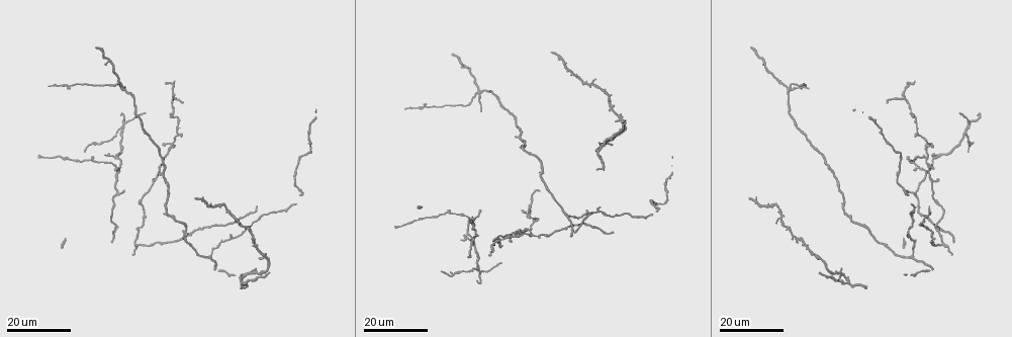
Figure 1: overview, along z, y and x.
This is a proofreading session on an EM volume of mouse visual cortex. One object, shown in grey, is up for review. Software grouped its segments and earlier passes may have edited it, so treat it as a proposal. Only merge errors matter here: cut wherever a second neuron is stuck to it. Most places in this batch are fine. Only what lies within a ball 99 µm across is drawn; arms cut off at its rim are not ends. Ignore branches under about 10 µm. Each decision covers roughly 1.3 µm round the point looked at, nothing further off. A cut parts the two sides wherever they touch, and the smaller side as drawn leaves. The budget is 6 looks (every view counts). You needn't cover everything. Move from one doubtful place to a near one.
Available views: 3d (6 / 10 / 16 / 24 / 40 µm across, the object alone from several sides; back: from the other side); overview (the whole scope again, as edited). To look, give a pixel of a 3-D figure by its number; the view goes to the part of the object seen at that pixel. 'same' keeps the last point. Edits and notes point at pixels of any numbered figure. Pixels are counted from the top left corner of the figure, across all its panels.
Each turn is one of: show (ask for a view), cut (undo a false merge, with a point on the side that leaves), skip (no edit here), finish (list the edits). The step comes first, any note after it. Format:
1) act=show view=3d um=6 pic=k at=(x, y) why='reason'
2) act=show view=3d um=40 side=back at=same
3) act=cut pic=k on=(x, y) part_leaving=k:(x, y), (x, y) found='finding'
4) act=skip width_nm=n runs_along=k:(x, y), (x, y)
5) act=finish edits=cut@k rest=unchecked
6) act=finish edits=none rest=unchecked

act=show view=3d um=16 pic=1 at=(231, 237) why='three arms meet'

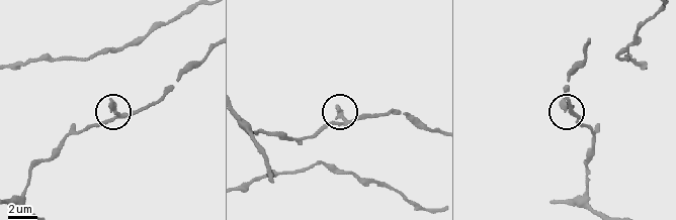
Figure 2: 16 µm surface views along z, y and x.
act=show view=3d um=10 pic=2 at=(348, 123)

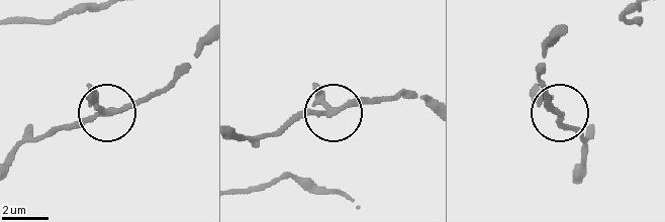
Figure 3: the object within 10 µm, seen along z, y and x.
act=skip runs_along=3:(43, 137), (167, 91) found='continuous, no second neuron'

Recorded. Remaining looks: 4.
act=show view=3d um=24 pic=1 at=(67, 84) why='three arms meet'

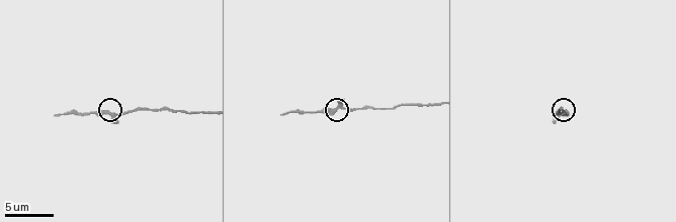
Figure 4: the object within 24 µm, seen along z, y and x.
act=show view=3d um=6 pic=4 at=(112, 115)

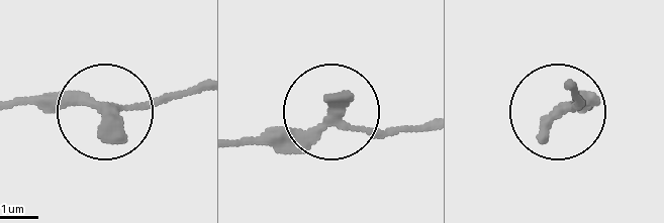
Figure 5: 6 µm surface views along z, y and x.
act=show view=3d um=6 side=back pic=5 at=(565, 108)

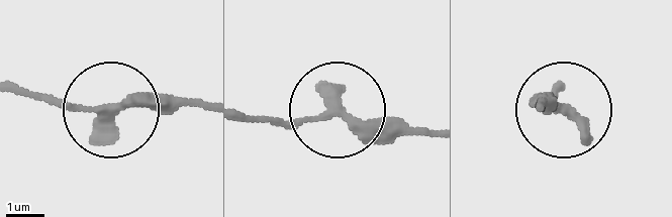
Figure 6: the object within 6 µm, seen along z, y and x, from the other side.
act=skip arms=3 found='one neuron here'

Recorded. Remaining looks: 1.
act=finish edits=none rest=unchecked

